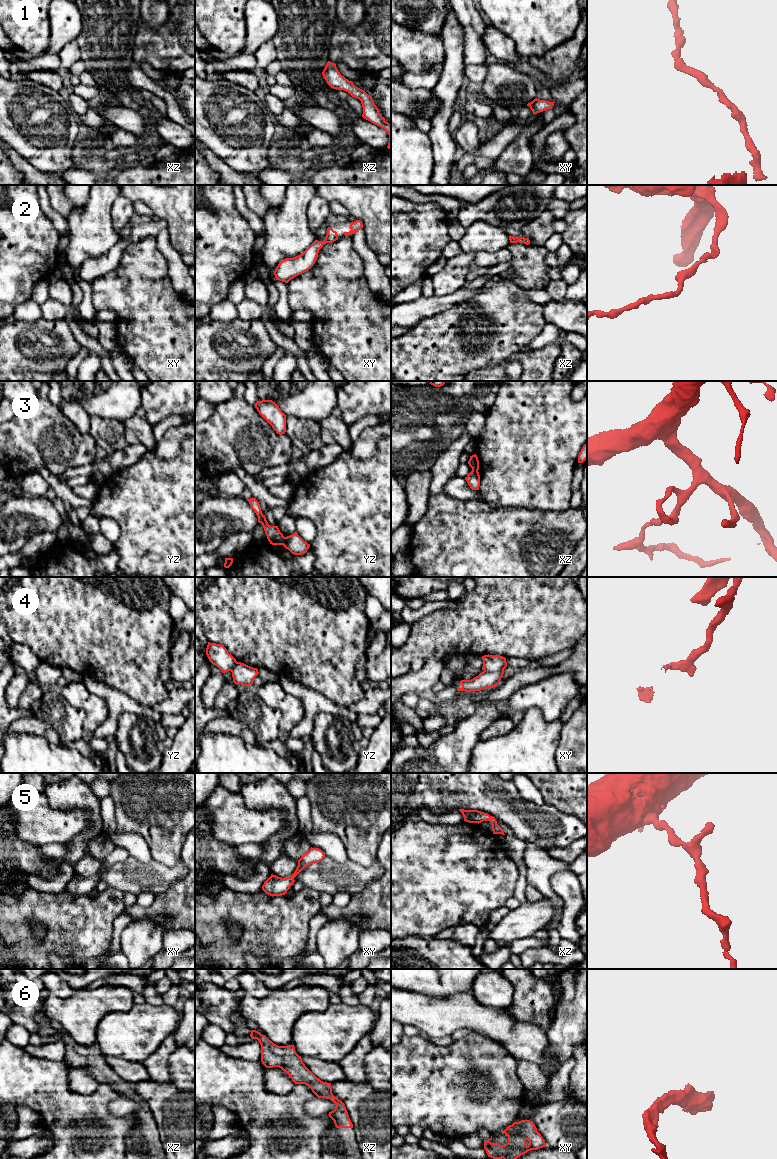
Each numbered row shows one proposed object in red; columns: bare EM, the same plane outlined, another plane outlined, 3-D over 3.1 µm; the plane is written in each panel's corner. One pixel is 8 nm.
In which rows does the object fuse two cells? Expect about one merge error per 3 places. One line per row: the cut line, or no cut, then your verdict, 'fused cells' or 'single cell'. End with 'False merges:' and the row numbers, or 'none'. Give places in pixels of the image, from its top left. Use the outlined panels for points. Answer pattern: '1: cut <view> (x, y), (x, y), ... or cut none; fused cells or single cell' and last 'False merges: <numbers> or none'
1: cut none; single cell
2: cut none; single cell
3: cut yz (285, 537), (282, 544); fused cells
4: cut xy (503, 668), (497, 671), (484, 671); fused cells
5: cut none; single cell
6: cut none; single cell
False merges: 3, 4

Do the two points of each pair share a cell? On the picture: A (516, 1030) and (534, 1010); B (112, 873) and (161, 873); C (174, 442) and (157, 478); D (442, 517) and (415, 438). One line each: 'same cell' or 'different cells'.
A: different cells
B: same cell
C: different cells
D: different cells

